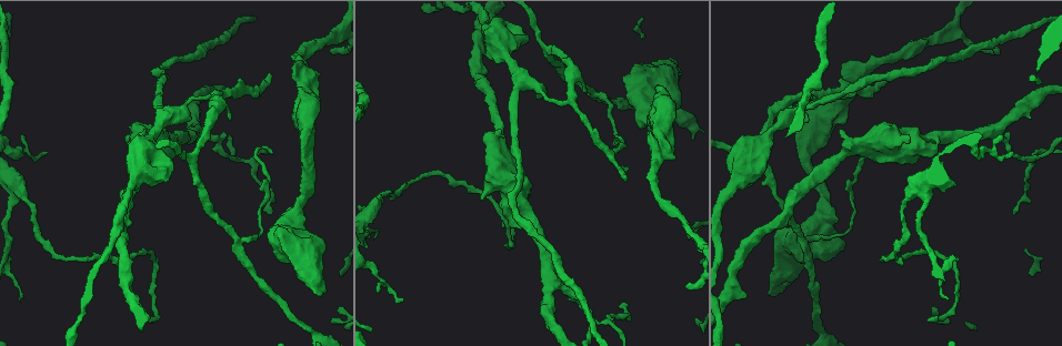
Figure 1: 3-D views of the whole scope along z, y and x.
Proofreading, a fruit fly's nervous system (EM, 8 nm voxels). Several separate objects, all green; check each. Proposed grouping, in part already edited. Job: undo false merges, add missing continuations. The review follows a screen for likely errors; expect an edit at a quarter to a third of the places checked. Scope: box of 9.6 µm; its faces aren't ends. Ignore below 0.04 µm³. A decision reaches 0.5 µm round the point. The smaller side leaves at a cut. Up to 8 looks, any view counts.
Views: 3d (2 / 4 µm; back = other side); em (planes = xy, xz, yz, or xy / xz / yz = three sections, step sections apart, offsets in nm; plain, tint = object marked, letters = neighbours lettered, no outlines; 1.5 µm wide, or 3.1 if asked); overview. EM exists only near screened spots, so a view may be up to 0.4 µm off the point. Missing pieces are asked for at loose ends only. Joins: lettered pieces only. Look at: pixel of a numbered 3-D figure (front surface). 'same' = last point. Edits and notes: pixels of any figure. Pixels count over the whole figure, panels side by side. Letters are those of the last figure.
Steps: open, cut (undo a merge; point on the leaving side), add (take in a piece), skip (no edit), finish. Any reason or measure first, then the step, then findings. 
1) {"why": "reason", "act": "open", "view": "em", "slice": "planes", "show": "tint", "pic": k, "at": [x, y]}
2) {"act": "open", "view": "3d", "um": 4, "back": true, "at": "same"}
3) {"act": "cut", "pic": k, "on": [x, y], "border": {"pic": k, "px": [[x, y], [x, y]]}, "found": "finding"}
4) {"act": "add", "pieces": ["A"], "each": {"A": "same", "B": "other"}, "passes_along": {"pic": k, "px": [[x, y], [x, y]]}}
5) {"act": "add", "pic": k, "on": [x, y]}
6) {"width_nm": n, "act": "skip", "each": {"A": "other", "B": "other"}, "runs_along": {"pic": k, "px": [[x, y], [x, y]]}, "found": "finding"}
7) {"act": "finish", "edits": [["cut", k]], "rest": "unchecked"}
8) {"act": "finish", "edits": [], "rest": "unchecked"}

{"why": "three arms meet", "act": "open", "view": "3d", "um": 2, "pic": 1, "at": [813, 98]}

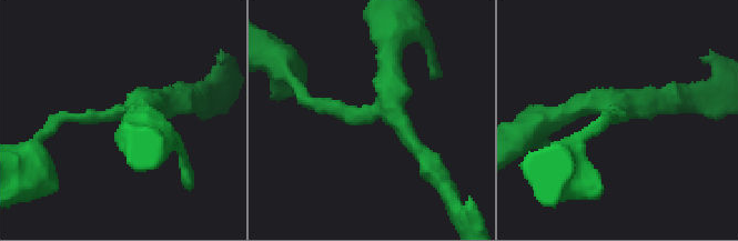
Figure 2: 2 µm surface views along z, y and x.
{"arms": 3, "act": "open", "view": "em", "slice": "planes", "show": "tint", "pic": 2, "at": [375, 118]}

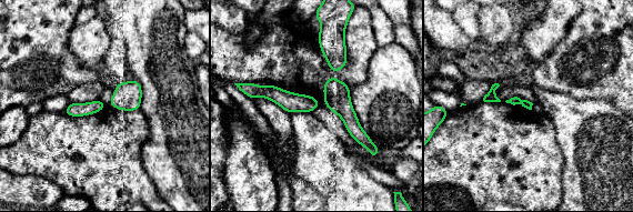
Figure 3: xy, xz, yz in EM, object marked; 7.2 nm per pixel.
{"act": "open", "view": "em", "slice": "planes", "show": "letters", "at": "same"}

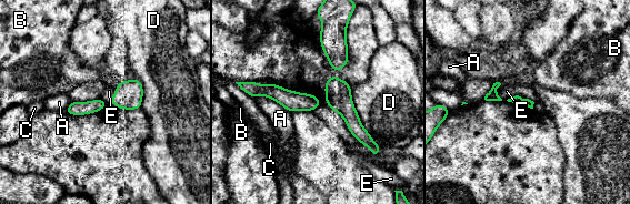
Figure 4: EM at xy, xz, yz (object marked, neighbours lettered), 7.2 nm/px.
{"act": "cut", "pic": 4, "on": [517, 99], "each": {"A": "other", "B": "other", "C": "other", "D": "other", "E": "other"}, "border": {"pic": 4, "px": [[522, 99], [519, 102]]}, "found": "a second cell is stuck on"}

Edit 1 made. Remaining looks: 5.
{"why": "branch stops here", "act": "open", "view": "3d", "um": 4, "pic": 1, "at": [321, 294]}

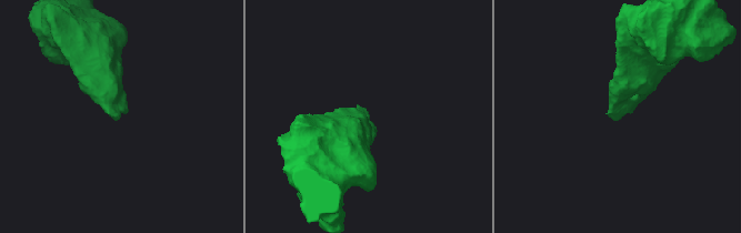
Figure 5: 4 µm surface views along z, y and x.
{"why": "now the EM", "act": "open", "view": "em", "slice": "planes", "show": "tint", "pic": 5, "at": [367, 111]}

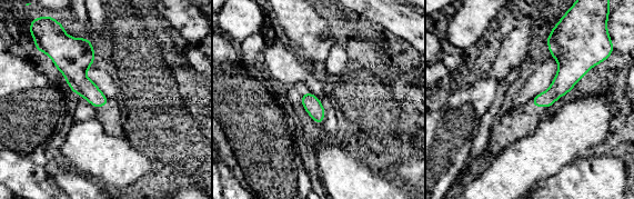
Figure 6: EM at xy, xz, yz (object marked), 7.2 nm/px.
{"act": "open", "view": "em", "slice": "planes", "show": "letters", "at": "same"}

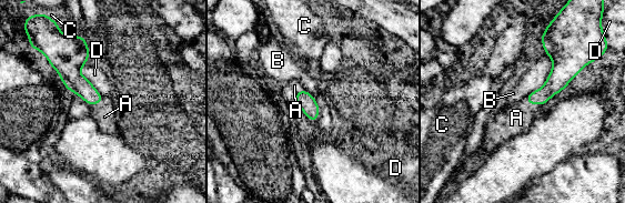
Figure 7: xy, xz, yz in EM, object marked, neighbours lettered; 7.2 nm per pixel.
{"act": "add", "pieces": ["A"], "each": {"A": "same", "B": "other", "C": "other", "D": "other"}, "passes_along": {"pic": 7, "px": [[72, 79], [96, 103], [104, 117]]}, "found": "the cell continues"}

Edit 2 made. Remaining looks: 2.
{"act": "finish", "edits": [["cut", 4], ["add", 7]], "rest": "unchecked"}

